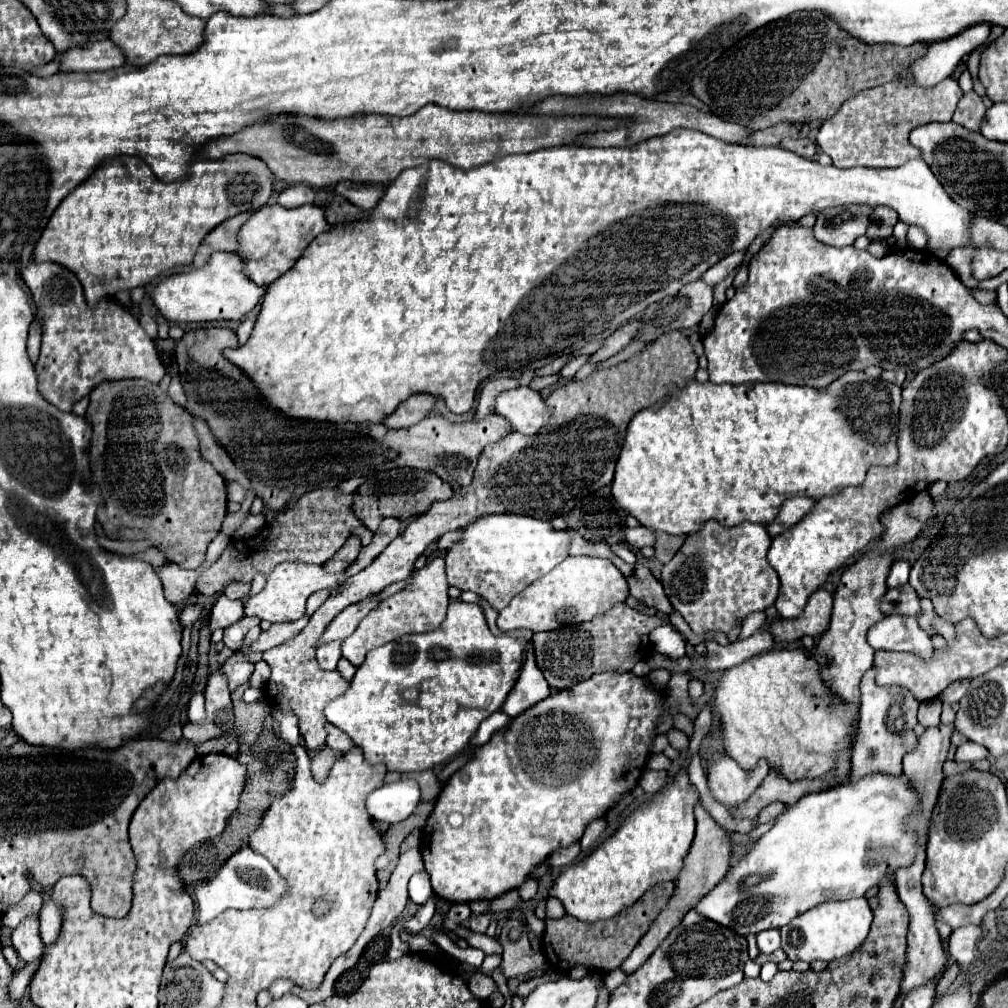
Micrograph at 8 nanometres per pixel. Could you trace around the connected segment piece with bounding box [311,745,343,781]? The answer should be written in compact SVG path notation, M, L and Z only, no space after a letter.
M321 747L313 757L311 757L311 771L313 771L313 777L317 781L323 781L331 769L331 765L335 763L335 759L339 759L343 753L339 751L333 751L331 747Z

